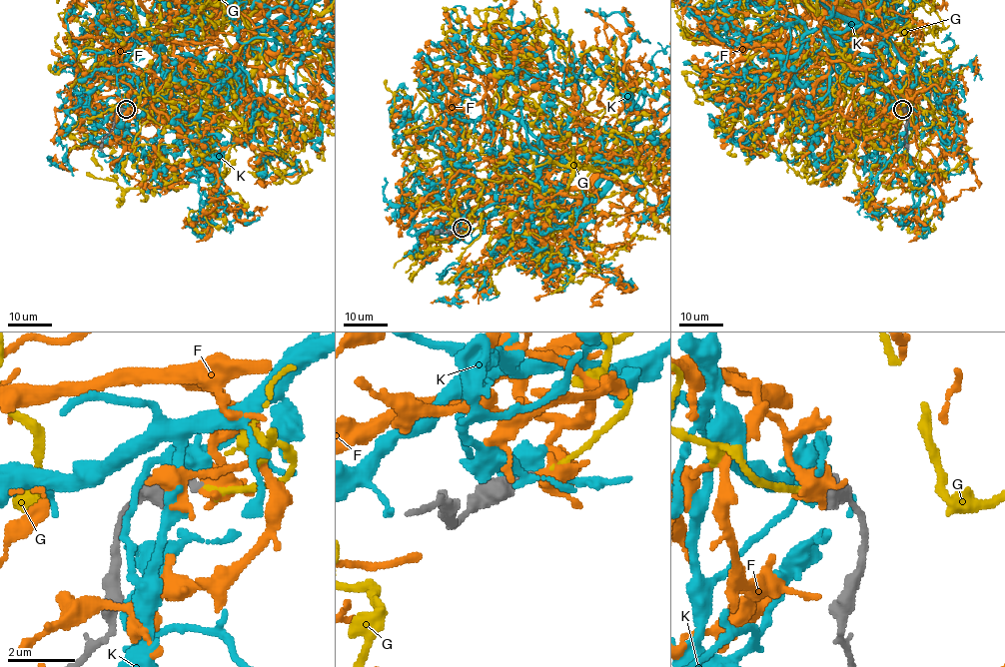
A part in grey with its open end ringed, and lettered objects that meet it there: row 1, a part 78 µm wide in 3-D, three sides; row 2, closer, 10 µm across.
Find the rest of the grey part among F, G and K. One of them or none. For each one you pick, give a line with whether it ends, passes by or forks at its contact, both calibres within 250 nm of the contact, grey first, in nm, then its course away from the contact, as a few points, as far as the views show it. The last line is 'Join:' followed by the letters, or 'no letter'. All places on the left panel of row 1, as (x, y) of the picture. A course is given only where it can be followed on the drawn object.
G: it ends; calibres 280 and 150 nm; course (125, 110), (139, 84), (153, 84), (176, 122), (238, 91), (257, 64), (241, 4)
Join: G

